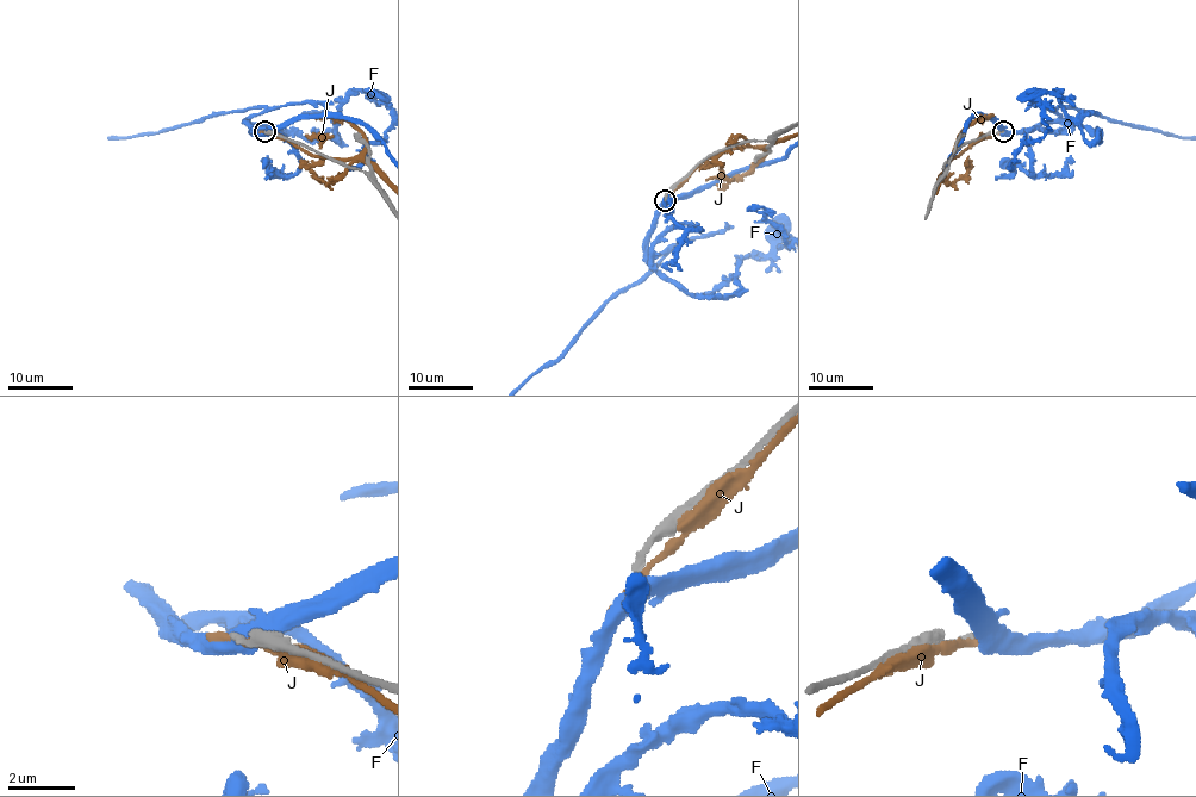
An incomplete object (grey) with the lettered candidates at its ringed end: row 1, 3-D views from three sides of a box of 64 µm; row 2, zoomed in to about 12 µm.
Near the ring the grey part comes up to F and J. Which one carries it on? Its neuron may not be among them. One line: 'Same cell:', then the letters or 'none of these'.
Same cell: none of these

